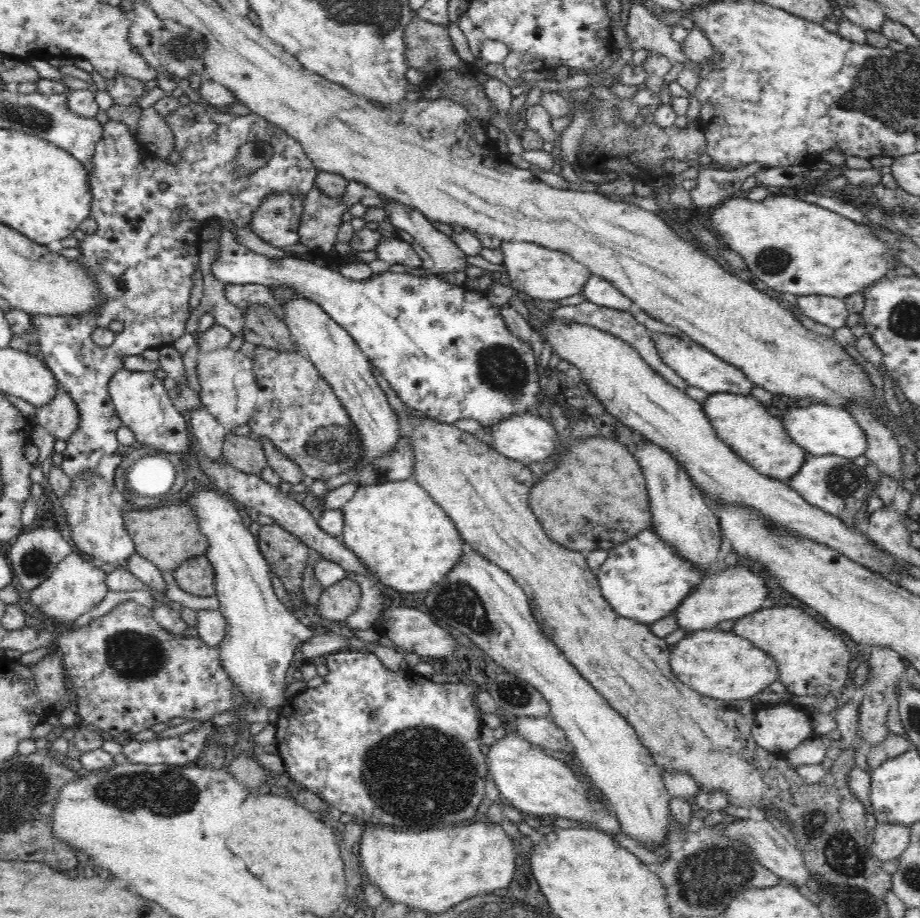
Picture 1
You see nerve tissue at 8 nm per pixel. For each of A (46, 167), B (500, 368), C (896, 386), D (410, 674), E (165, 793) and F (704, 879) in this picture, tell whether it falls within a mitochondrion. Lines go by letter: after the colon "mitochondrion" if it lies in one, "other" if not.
A: other
B: mitochondrion
C: other
D: other
E: mitochondrion
F: mitochondrion

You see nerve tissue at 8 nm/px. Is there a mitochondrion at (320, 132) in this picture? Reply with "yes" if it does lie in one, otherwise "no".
no

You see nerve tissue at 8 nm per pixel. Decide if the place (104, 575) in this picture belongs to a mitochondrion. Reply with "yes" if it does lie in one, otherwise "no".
no

